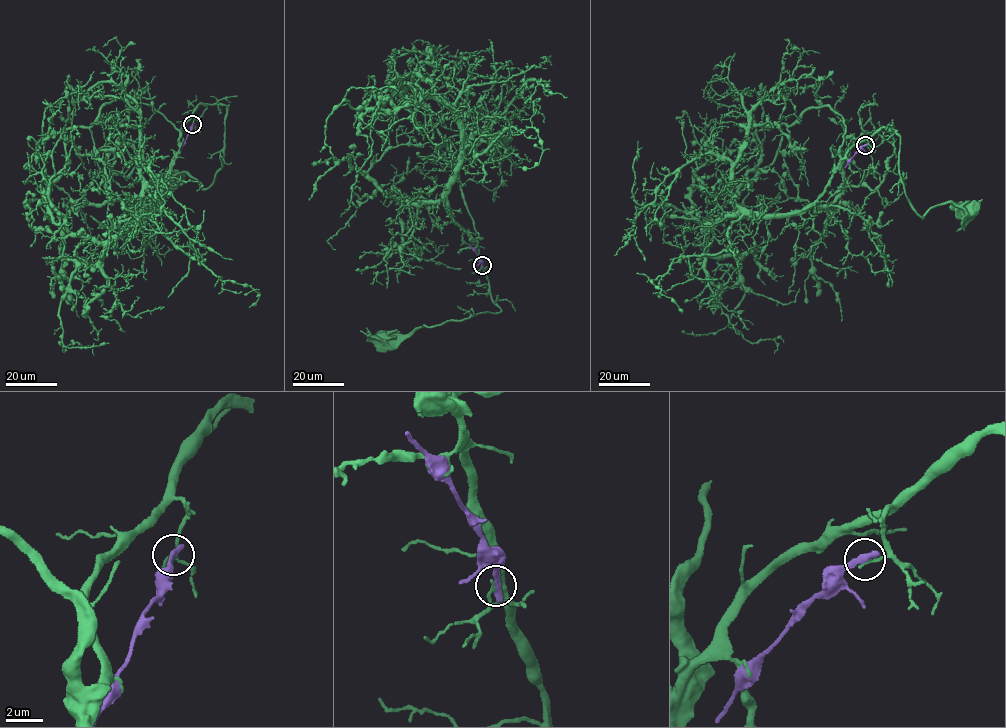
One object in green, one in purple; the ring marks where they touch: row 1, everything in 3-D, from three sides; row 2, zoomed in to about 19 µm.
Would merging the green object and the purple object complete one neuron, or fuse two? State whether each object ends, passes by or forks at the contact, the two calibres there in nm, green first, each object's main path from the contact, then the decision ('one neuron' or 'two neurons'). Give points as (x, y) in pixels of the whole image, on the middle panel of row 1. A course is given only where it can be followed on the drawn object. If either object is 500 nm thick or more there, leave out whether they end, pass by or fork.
green ends | purple ends | 170/400 nm | green via (481, 265), (489, 294), (500, 311), (422, 325), (408, 337), (381, 339) | purple via (482, 265), (469, 244) | two neurons

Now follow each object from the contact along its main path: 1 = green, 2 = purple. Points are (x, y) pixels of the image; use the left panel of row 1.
1: (192, 125), (199, 104), (228, 106), (223, 165), (208, 187), (187, 173), (168, 174), (166, 180)
2: (192, 124), (180, 151)

